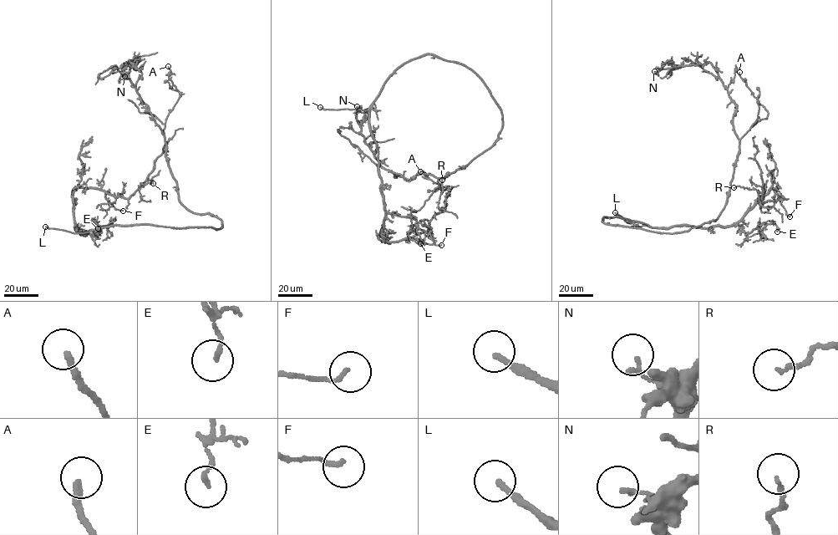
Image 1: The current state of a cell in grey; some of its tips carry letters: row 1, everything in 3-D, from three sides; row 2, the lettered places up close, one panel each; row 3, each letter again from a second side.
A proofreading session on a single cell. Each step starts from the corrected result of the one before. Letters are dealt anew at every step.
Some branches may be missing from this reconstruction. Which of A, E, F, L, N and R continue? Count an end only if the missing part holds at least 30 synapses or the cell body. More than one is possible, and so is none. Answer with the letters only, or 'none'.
L

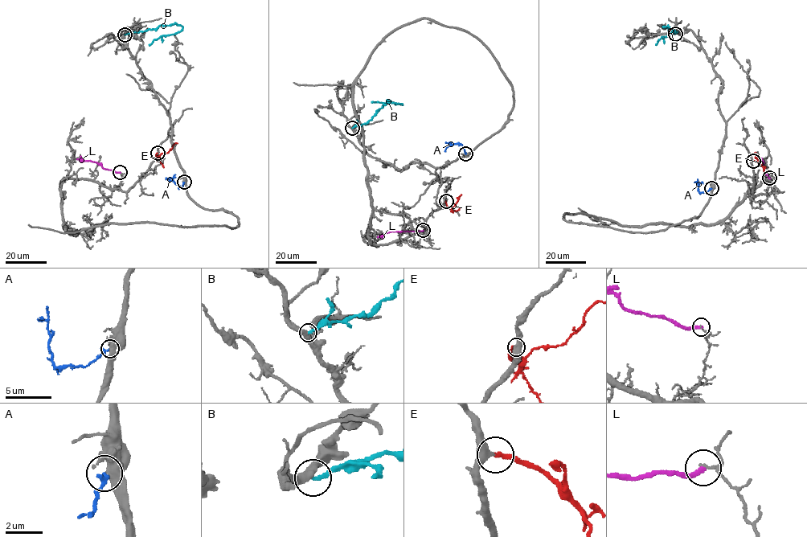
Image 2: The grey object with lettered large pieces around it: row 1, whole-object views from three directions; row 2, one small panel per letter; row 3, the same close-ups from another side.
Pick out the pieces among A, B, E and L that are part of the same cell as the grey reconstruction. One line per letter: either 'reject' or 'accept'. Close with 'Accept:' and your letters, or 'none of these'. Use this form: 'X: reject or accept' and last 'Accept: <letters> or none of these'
A: reject
B: reject
E: accept
L: reject
Accept: E

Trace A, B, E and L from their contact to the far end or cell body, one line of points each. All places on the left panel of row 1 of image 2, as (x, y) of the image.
A: (183, 182), (179, 186), (165, 179)
B: (124, 34), (154, 29), (161, 25), (177, 24), (182, 27), (174, 34), (161, 35), (149, 45)
E: (157, 153), (157, 156), (166, 153), (178, 142)
L: (120, 172), (104, 169), (96, 162), (76, 159)

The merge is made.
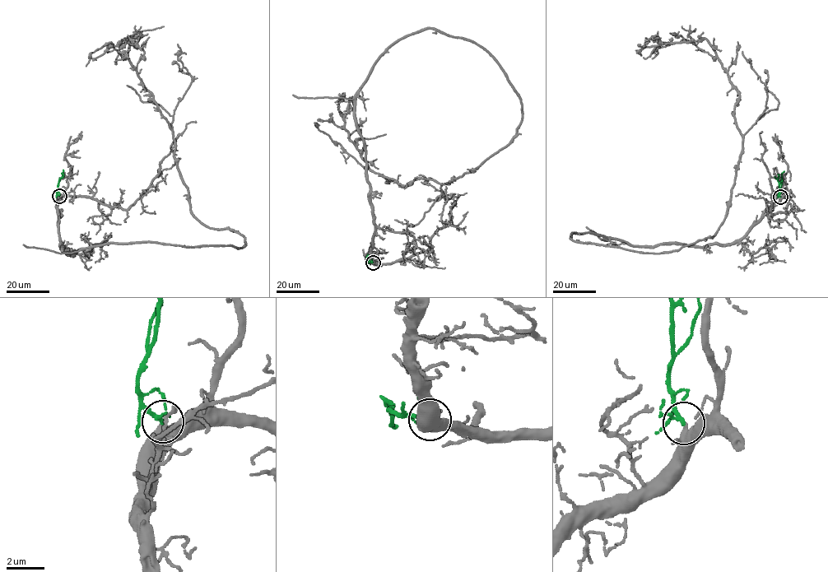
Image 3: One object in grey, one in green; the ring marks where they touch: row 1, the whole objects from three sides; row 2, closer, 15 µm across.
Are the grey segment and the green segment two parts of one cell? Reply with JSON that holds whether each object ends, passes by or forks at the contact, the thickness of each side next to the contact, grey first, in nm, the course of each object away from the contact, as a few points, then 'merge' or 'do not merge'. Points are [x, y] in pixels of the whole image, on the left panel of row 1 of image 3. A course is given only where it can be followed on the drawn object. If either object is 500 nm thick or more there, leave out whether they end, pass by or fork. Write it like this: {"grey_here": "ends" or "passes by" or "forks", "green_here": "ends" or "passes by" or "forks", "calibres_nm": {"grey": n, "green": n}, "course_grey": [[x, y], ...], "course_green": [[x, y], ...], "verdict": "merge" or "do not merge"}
{"grey_here": "forks", "green_here": "passes by", "calibres_nm": {"grey": 280, "green": 170}, "course_grey": [[59, 196], [60, 248], [73, 255], [109, 243], [245, 244], [191, 211], [129, 39], [114, 62]], "course_green": [[59, 196], [56, 191], [63, 169]], "verdict": "merge"}

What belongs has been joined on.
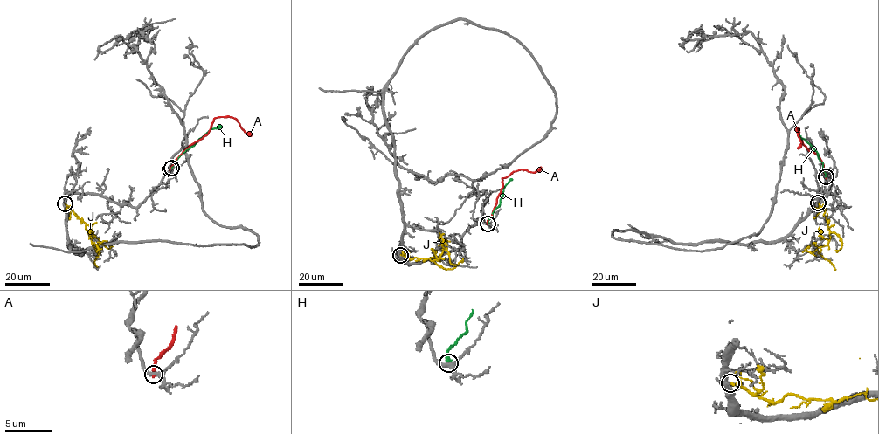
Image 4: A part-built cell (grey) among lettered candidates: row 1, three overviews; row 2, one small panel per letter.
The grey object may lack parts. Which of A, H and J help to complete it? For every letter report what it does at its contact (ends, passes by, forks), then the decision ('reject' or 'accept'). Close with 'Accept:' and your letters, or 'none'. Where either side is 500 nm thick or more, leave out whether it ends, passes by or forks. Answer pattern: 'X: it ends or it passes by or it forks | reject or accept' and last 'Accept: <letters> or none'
A: it ends | reject
H: it ends | reject
J: it ends | reject
Accept: none

